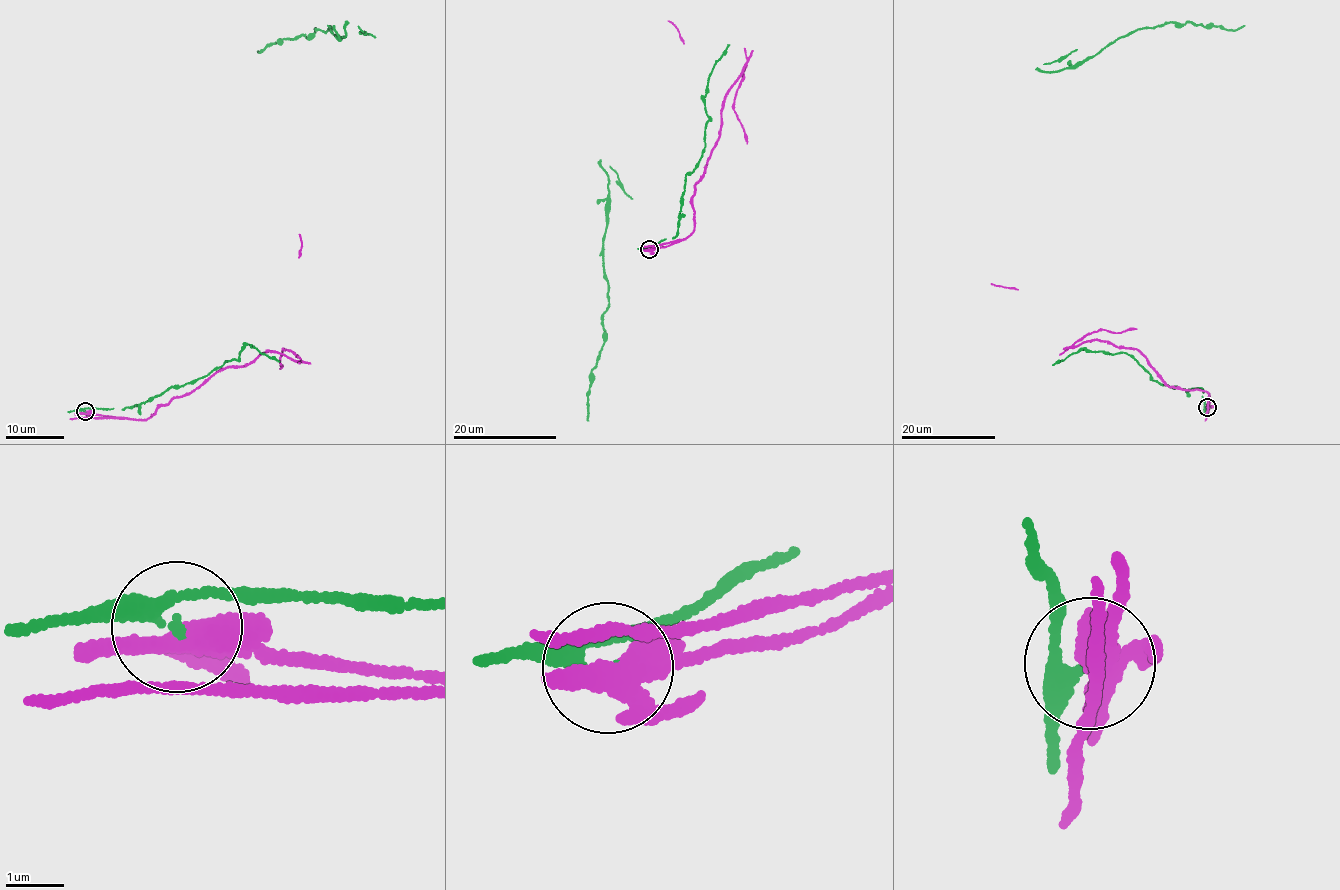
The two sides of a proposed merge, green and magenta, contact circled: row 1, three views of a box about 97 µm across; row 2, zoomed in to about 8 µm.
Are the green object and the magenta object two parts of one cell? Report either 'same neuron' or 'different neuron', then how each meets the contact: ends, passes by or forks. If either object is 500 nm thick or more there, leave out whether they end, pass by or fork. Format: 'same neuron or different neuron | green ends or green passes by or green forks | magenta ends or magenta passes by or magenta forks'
different neuron | green passes by | magenta forks

